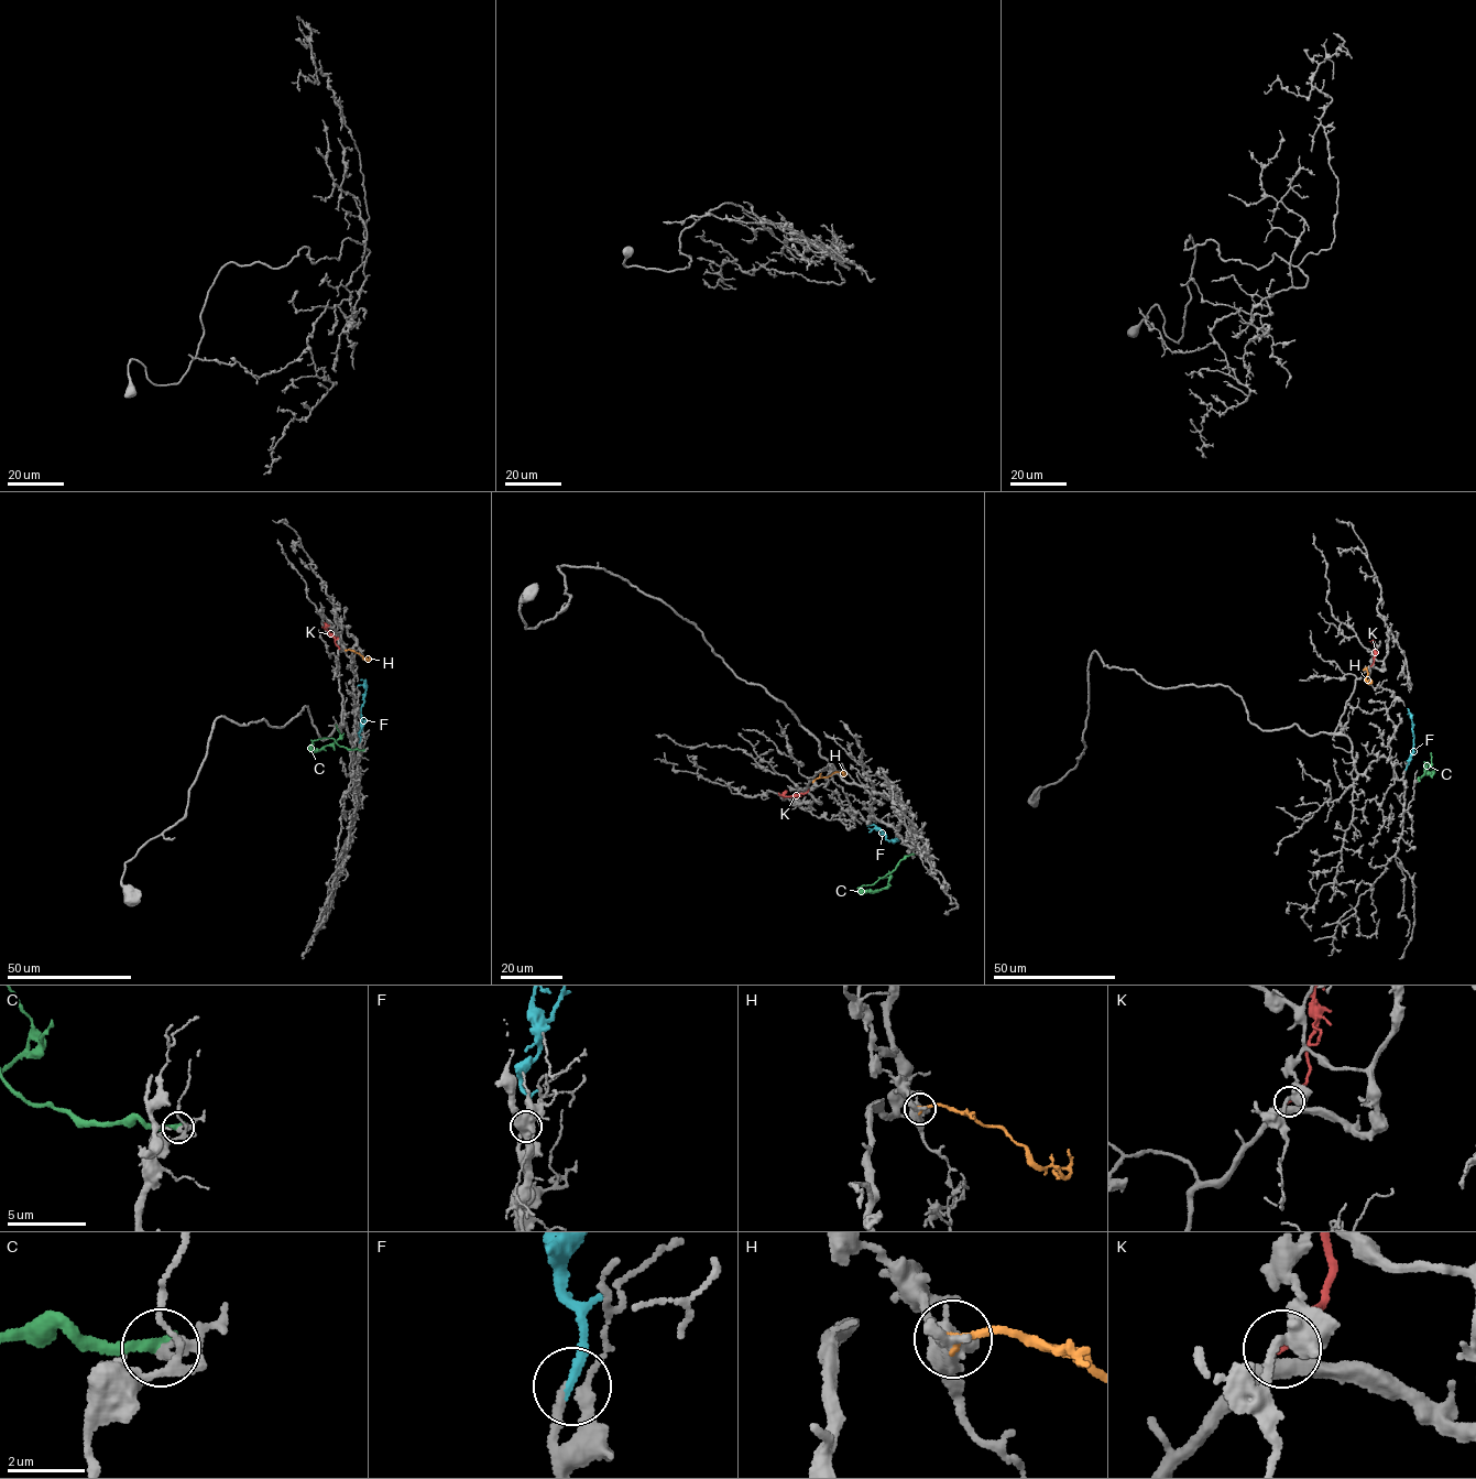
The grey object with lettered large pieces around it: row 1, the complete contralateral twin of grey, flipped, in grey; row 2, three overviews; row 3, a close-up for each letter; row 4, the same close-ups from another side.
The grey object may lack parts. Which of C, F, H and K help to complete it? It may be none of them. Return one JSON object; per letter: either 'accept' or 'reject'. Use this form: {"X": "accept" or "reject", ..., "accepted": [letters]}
{"C": "reject", "F": "accept", "H": "reject", "K": "reject", "accepted": ["F"]}

